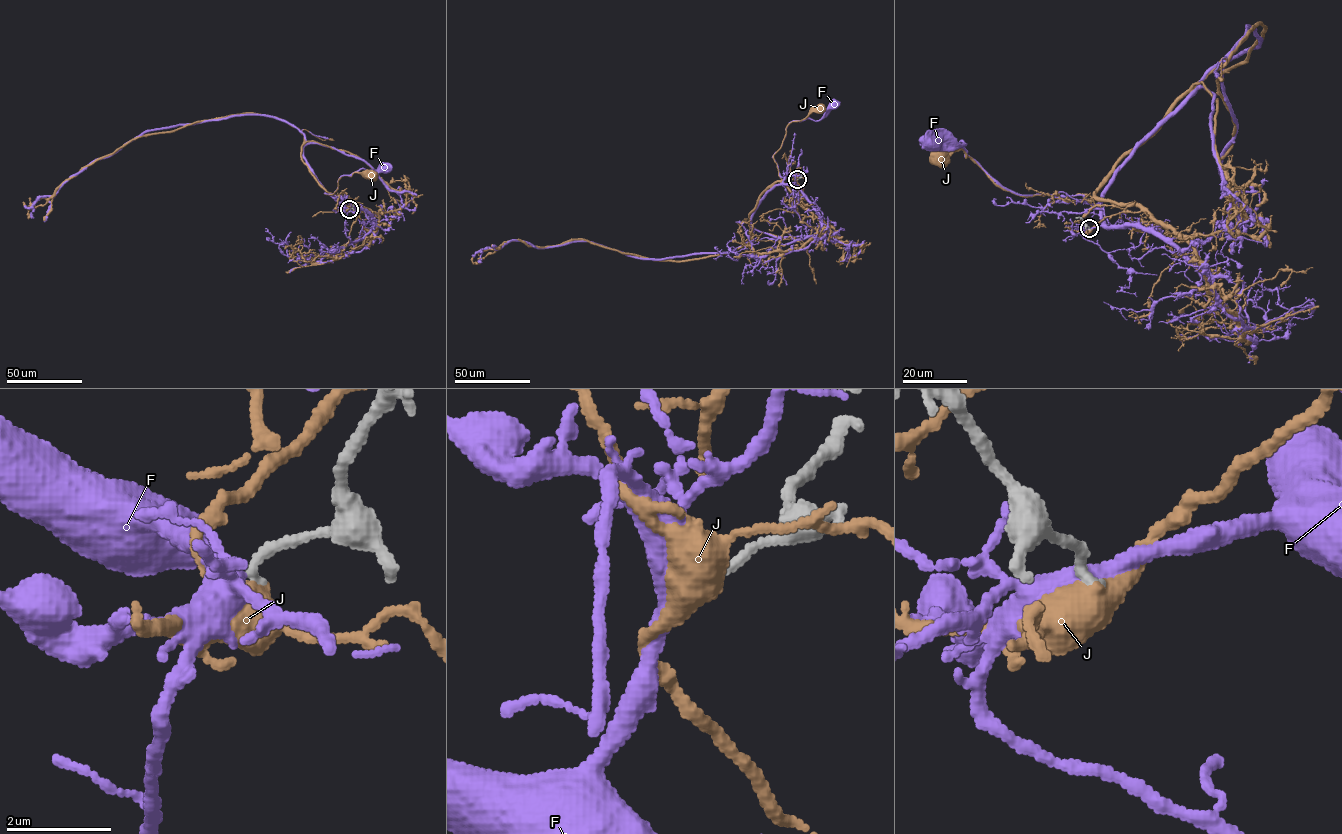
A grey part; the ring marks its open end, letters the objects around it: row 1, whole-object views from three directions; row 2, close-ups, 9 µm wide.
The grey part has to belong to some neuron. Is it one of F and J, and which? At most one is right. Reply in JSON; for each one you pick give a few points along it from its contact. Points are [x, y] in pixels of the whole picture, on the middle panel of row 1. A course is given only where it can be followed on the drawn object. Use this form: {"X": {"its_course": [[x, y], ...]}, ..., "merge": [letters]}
{"F": {"its_course": [[797, 179], [794, 184], [783, 182], [774, 159], [785, 128], [793, 121], [818, 121], [834, 104]]}, "merge": ["F"]}

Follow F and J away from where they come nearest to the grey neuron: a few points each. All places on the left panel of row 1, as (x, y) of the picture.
F: (349, 209), (335, 199), (336, 196), (325, 193), (336, 190), (342, 176), (361, 169), (386, 170)
J: (350, 210), (354, 203), (351, 199), (325, 194), (336, 190), (342, 176), (356, 172), (373, 175)

